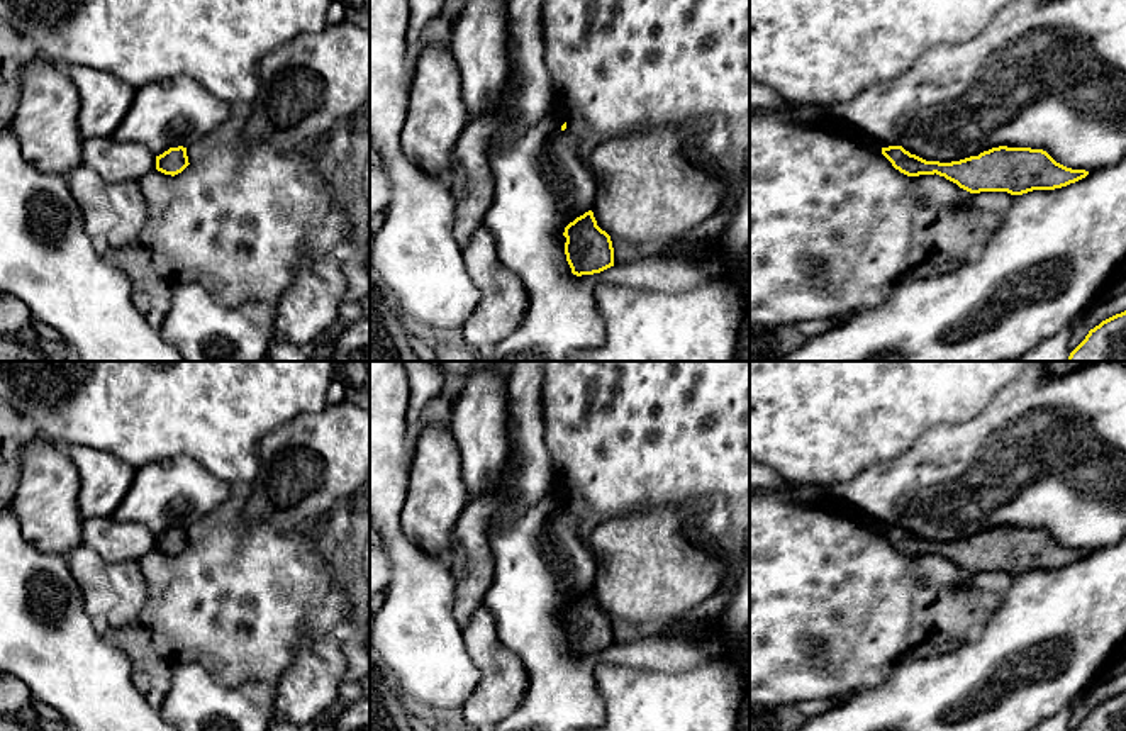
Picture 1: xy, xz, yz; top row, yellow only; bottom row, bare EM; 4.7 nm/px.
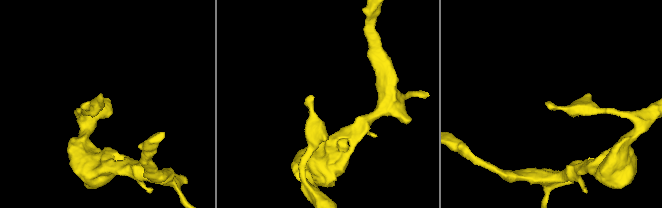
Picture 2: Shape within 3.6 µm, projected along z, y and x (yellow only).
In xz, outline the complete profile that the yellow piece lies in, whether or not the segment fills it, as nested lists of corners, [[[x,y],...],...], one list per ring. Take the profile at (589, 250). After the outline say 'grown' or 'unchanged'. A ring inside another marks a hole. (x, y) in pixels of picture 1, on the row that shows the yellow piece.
[[[592,210],[570,222],[563,236],[566,237],[566,261],[573,275],[594,275],[614,266],[610,236],[597,226]]]; unchanged

